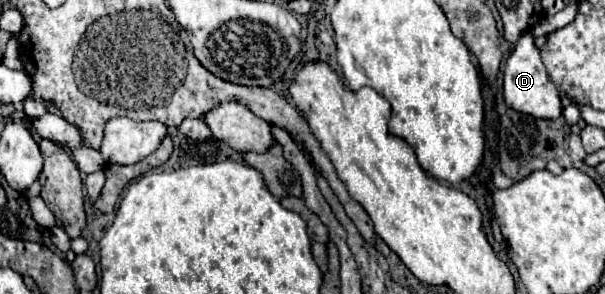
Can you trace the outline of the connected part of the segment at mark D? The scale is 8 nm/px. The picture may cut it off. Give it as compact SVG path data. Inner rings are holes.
M526 32L518 40L514 52L506 60L506 68L504 68L504 100L516 112L530 114L534 118L554 120L554 118L558 118L562 114L562 102L560 102L558 90L556 90L556 86L550 82L550 78L546 74L546 66L542 64L540 52L534 46L534 36L530 32Z

